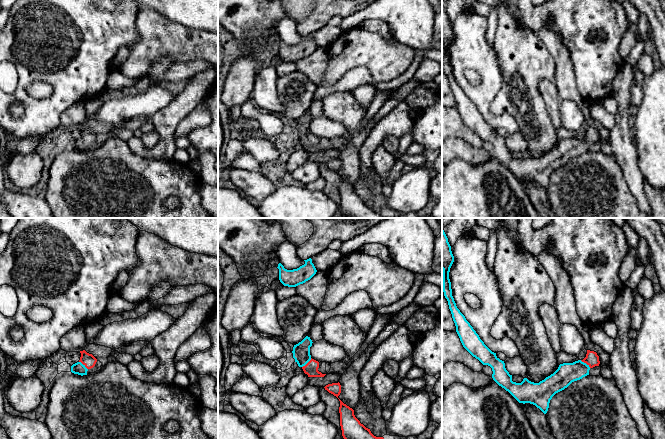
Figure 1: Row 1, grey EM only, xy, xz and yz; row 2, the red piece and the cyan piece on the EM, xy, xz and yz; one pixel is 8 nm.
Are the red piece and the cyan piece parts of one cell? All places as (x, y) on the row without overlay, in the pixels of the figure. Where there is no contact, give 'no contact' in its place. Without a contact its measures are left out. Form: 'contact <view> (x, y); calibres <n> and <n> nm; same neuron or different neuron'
contact yz (585, 138); calibres 110 and 160 nm; same neuron

